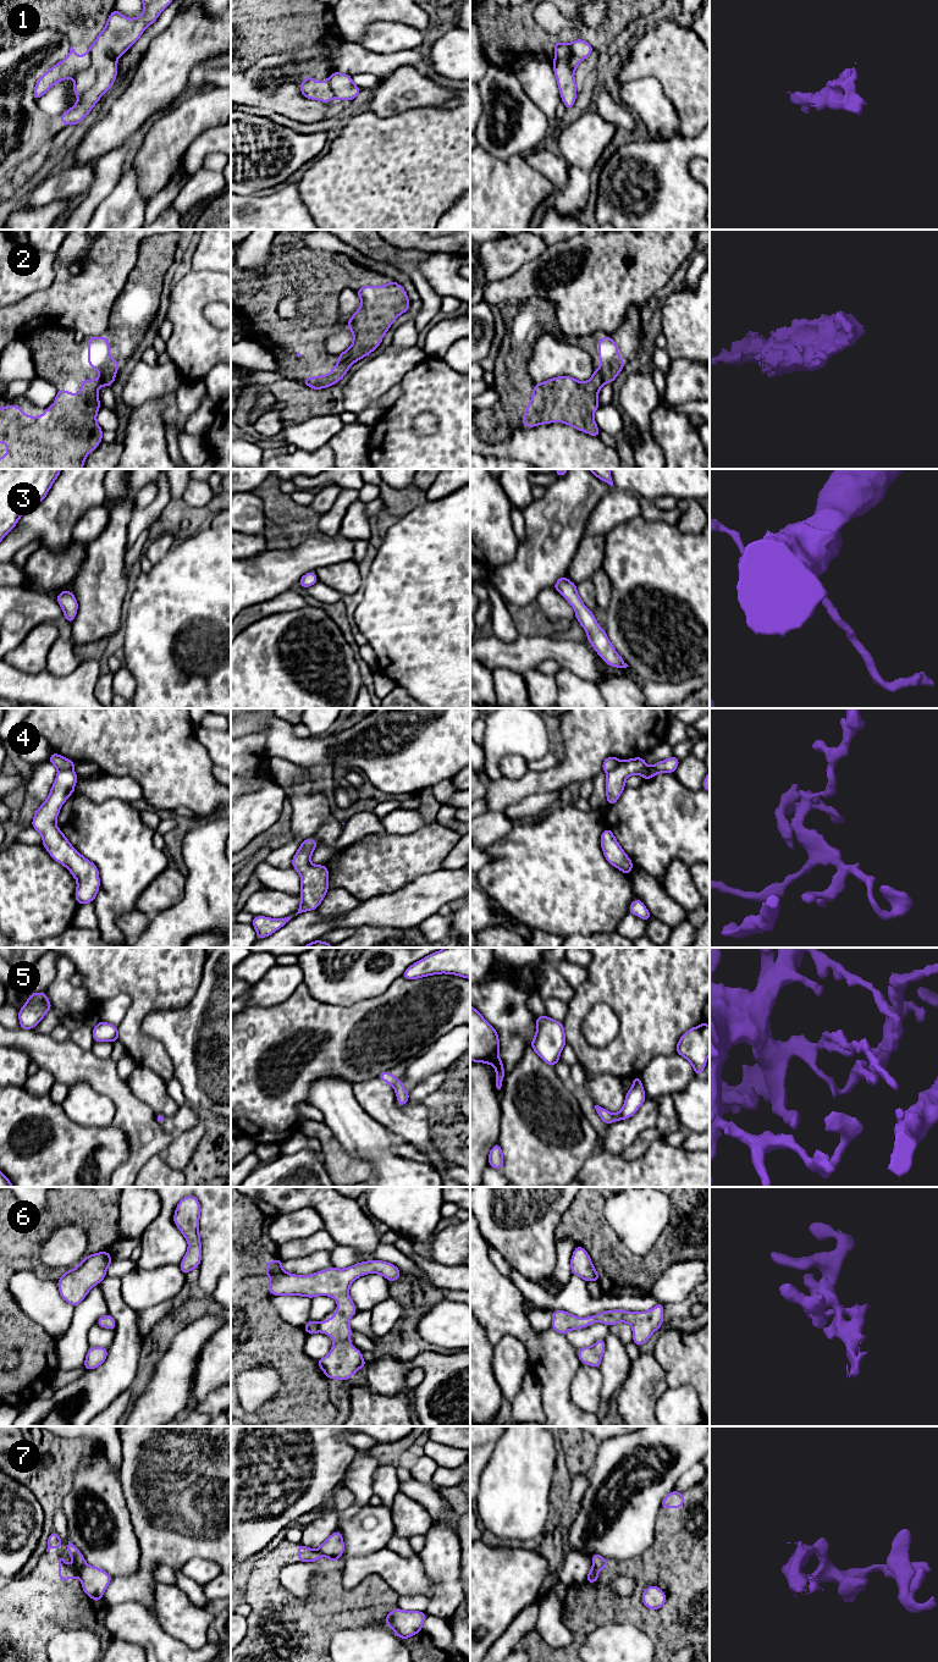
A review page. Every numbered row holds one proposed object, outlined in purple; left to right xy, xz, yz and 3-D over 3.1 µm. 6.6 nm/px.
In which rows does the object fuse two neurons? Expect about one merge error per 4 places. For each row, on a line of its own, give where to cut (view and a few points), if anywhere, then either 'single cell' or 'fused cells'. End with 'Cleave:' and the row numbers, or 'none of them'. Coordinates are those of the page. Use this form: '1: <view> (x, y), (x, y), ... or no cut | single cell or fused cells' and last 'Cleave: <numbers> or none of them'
1: xy (89, 50), (90, 64), (73, 78) | fused cells
2: no cut | single cell
3: no cut | single cell
4: yz (621, 761), (607, 773) | fused cells
5: no cut | single cell
6: no cut | single cell
7: xy (86, 1563), (78, 1578) | fused cells
Cleave: 1, 4, 7

